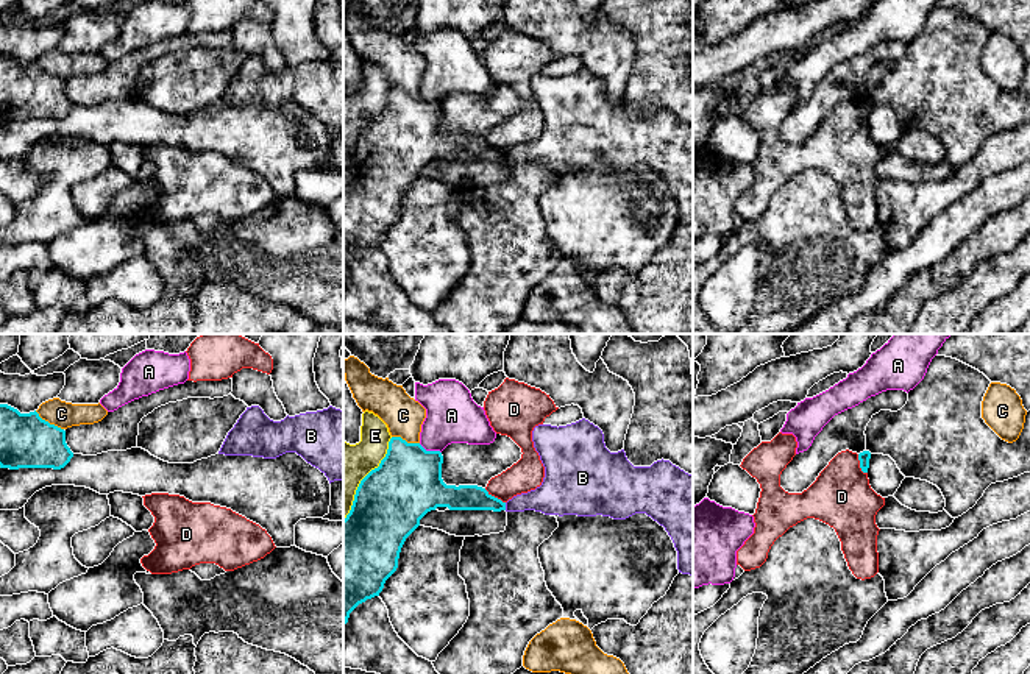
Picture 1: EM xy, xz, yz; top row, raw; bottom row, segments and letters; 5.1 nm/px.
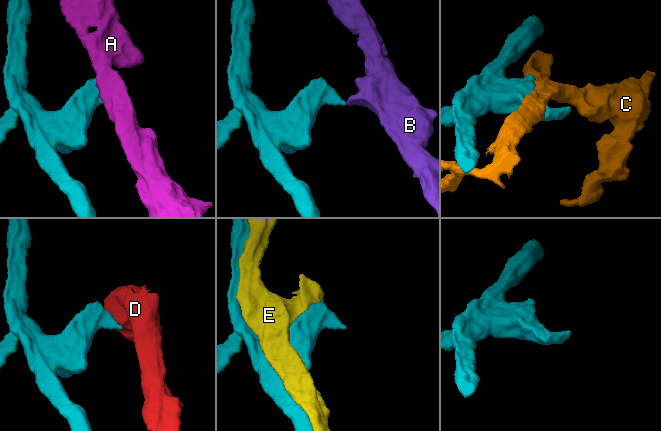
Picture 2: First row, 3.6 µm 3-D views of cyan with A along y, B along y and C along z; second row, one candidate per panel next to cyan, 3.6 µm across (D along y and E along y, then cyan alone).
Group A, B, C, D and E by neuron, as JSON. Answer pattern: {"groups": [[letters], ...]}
{"groups": [["A"], ["B"], ["C"], ["D"], ["E"]]}

